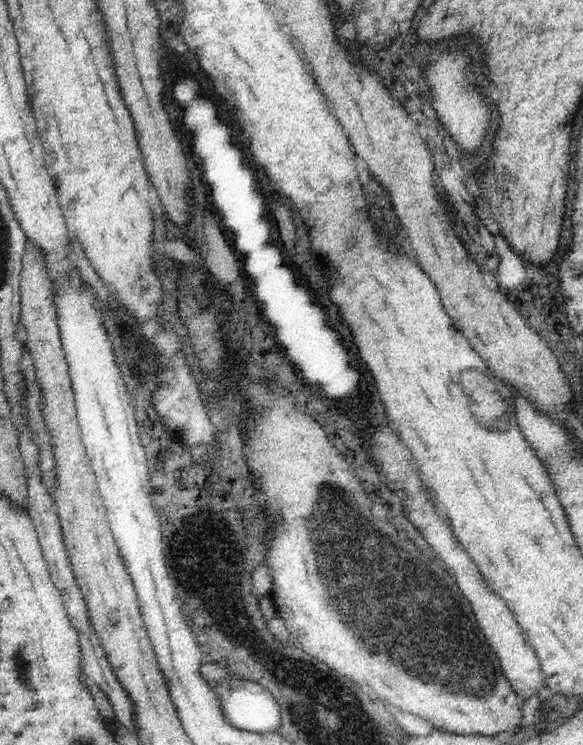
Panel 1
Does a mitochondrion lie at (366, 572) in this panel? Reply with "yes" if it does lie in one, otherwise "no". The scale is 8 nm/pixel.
yes

